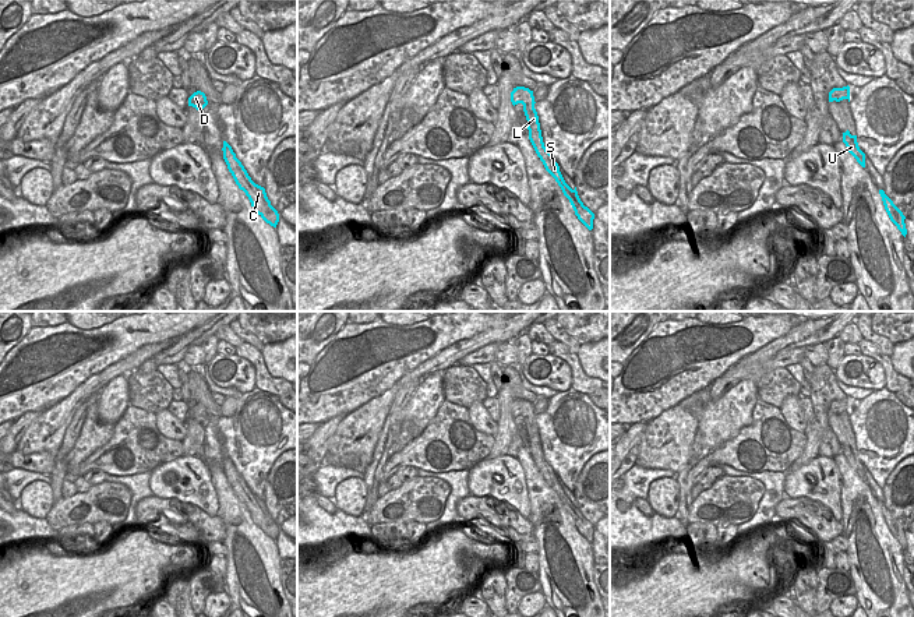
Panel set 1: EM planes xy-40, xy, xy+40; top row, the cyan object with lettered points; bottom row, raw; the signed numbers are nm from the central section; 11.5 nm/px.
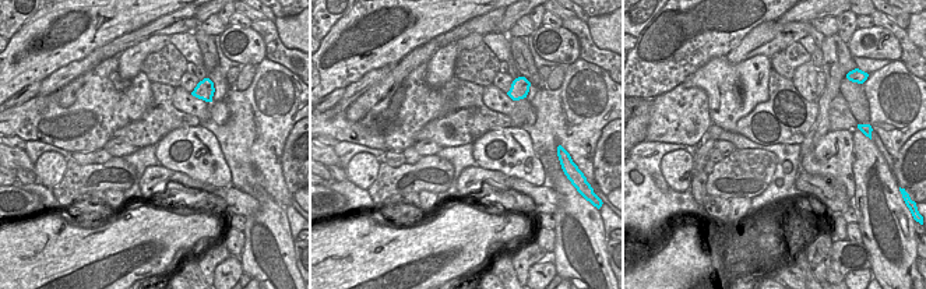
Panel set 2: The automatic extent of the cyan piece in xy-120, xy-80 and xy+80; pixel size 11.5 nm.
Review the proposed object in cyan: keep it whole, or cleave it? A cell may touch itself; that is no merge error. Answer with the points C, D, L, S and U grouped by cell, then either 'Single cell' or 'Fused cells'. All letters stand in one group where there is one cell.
Groups: C L S U / D. Fused cells.

